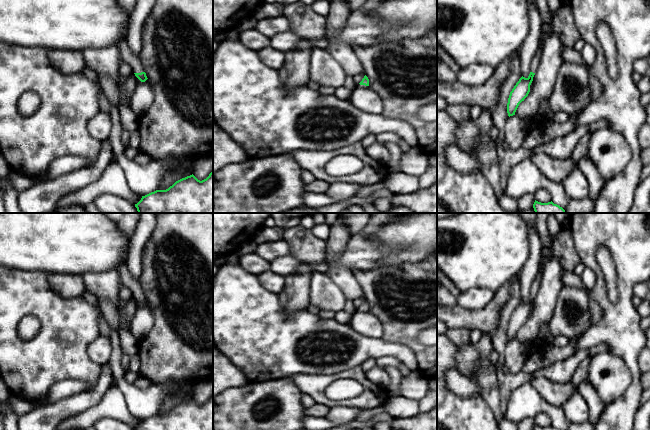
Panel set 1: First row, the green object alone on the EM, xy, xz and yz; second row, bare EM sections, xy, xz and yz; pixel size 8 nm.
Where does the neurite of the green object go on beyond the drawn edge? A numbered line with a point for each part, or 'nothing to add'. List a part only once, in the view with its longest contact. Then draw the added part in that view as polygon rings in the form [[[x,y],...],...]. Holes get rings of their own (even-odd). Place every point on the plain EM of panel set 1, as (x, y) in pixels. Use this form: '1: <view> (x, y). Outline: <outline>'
1: xy (126, 278). Outline: [[[126,261],[118,267],[117,271],[122,286],[127,287],[132,292],[133,297],[145,296],[140,282],[132,276]]]

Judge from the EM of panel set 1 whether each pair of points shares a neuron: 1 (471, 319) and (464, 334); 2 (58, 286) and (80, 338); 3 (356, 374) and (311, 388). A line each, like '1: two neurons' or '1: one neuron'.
1: two neurons
2: two neurons
3: one neuron

